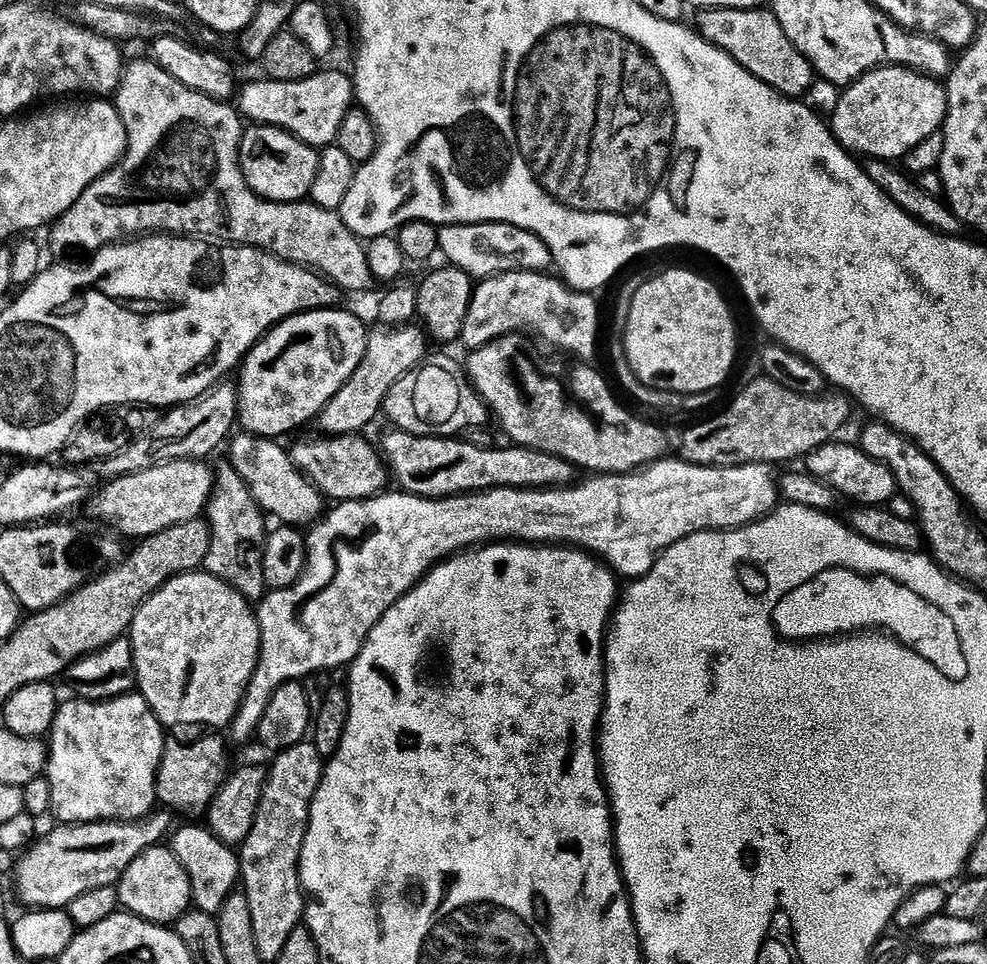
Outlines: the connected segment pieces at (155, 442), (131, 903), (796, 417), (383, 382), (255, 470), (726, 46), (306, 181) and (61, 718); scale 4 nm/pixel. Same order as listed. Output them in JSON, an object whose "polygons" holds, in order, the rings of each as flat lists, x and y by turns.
{"polygons":[[[228,383,216,384,209,392,202,394,189,404,177,404,175,408,167,409,161,415,158,426,154,426,152,430,146,430,142,438,130,442,130,446,126,446,118,454,99,460,94,466,95,471,101,477,104,475,104,478,115,478,150,470,150,466,158,466,175,460,207,461,211,452,225,447,226,441,233,435,238,424,236,384]],[[167,847,147,848,122,874,119,889,119,907,123,911,142,918,151,924,161,926,175,925,182,914,193,907,190,878,186,878,186,870,182,870,182,862,172,856]],[[767,378,752,380,730,406,718,416,696,424,683,432,678,448,679,457,688,463,704,467,736,467,742,464,771,464,790,462,796,458,806,458,821,446,837,439,838,432,847,424,854,409,851,399,840,392,830,392,819,396,808,396,788,390,778,382]],[[380,326,368,333,368,345,366,354,354,370,354,374,326,402,326,406,320,412,318,425,320,432,325,436,354,435,363,433,367,424,376,420,376,415,381,415,384,399,399,379,402,379,412,369,417,369,422,361,429,355,429,337,425,329,420,326]],[[237,433,229,443,228,462,244,480,260,509,267,515,278,518,286,526,304,528,314,524,324,512,324,496,295,467,291,455,282,448,279,441,269,437,259,437,252,433]],[[710,8,699,13,694,21,694,27,700,37,714,46,718,46,738,66,742,66,754,78,766,82,776,92,793,98,804,98,812,88,812,83,817,83,816,71,812,64,786,38,786,30,778,22,778,18,764,8,747,8,746,10,730,10,729,8]],[[252,124,245,127,240,139,240,165,242,174,250,186,263,200,273,200,275,204,294,204,309,199,309,192,316,172,318,172,320,152,311,148,306,142,302,142,294,134,290,134,281,128,275,128,269,124]],[[129,694,114,697,112,700,90,701,79,698,71,698,59,705,56,709,56,717,52,723,50,733,50,747,48,749,48,770,47,777,52,787,52,812,57,816,61,825,70,824,98,824,102,820,123,820,125,822,135,822,144,819,157,807,156,798,156,775,158,766,162,762,164,745,166,743,165,725,161,724,160,719,150,710,146,698,139,694]]]}

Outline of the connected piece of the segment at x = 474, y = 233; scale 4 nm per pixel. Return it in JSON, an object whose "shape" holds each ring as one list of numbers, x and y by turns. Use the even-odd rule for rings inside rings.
{"shape":[[445,224,440,228,439,255,477,281,501,276,503,272,547,273,553,267,552,252,542,238,509,224]]}

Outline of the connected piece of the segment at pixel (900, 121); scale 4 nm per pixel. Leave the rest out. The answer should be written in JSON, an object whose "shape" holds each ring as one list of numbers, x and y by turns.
{"shape":[[876,68,854,81,849,88,843,89,836,100,836,109,832,112,830,127,838,143,860,158,903,161,904,155,918,142,926,142,935,132,944,127,948,113,948,90,937,77,924,72,915,72,913,68]]}

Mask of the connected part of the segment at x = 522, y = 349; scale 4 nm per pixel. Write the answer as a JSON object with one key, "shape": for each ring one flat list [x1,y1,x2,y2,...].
{"shape":[[513,334,511,336,503,336,494,342,490,342,481,348,473,348,467,353,468,362,466,361,466,371,468,380,472,384,474,391,484,400,491,419,500,423,500,428,509,436,513,445,522,448,533,448,539,452,545,452,551,456,562,458,566,462,570,462,577,469,583,470,588,474,611,474,613,472,635,472,641,468,647,468,648,465,656,463,658,460,665,459,668,448,668,440,664,437,664,432,660,428,655,428,652,424,647,424,644,420,639,420,636,416,631,416,618,401,612,397,612,392,608,389,608,384,592,369,592,366,576,366,580,368,555,368,552,364,544,364,544,360,538,353,532,349,533,341,524,334]]}

